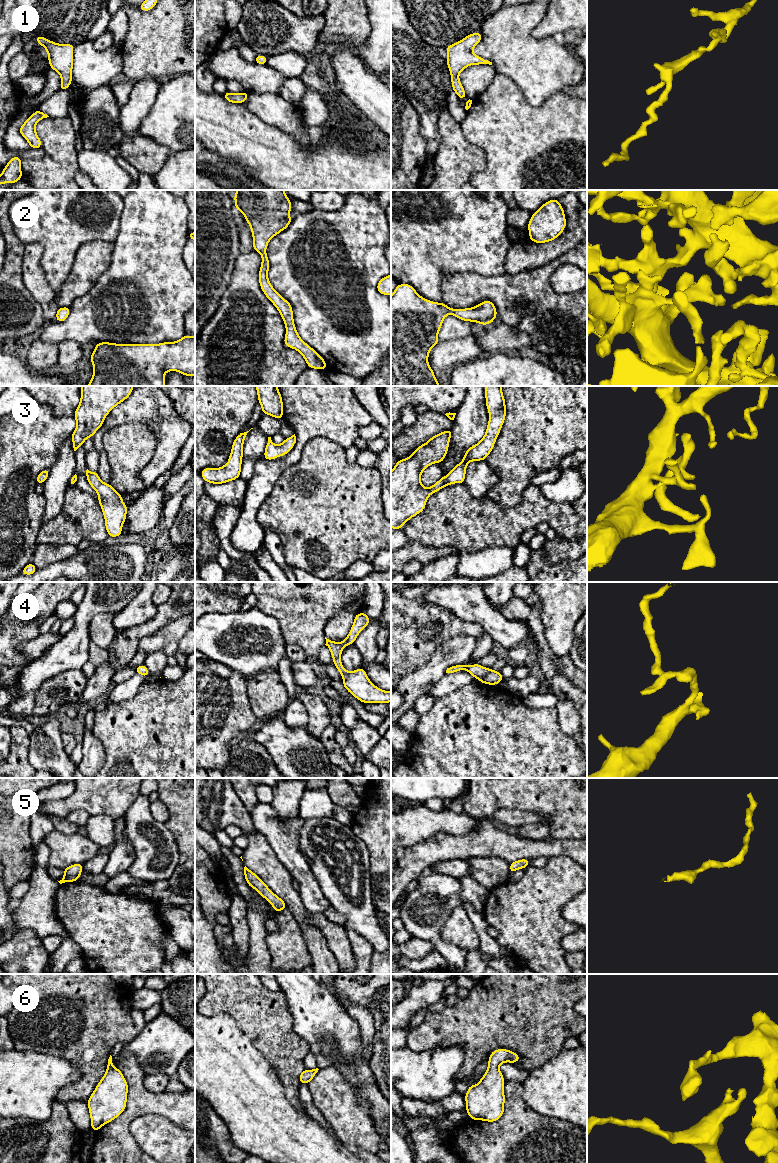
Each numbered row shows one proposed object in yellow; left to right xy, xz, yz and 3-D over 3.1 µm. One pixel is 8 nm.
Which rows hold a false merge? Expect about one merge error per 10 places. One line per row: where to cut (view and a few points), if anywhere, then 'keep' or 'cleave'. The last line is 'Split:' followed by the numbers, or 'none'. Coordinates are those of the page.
1: no cut | keep
2: no cut | keep
3: no cut | keep
4: no cut | keep
5: no cut | keep
6: no cut | keep
Split: none

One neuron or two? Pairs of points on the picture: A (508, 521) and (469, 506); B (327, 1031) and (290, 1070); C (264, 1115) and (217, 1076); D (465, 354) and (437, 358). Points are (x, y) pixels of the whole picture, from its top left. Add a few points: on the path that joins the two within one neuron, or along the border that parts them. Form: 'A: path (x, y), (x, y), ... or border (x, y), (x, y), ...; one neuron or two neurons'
A: path (498, 521), (490, 521), (479, 511); one neuron
B: border (295, 1031), (306, 1042), (311, 1051); two neurons
C: path (252, 1103), (229, 1080); one neuron
D: path (458, 354), (444, 354); one neuron

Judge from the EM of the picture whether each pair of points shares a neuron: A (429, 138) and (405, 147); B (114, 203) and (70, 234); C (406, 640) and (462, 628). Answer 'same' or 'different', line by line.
A: different
B: same
C: same

